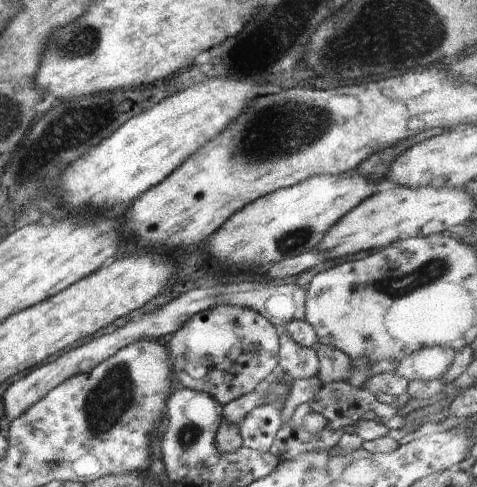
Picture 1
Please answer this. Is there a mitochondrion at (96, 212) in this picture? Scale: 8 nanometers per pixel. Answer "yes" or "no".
no

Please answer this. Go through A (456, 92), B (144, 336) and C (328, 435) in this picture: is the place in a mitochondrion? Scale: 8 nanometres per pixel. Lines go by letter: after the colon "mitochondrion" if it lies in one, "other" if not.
A: other
B: other
C: other

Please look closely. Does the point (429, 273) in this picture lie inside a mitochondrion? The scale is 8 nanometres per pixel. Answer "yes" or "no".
yes

